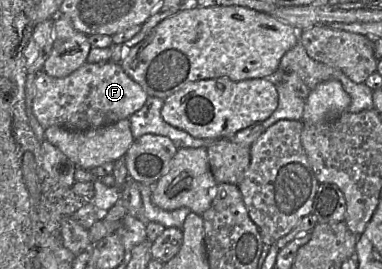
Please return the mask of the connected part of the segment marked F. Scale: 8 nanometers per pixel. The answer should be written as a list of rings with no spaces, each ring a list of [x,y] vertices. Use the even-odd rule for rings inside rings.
[[[86,62],[65,77],[52,77],[43,71],[37,73],[32,110],[44,130],[59,126],[71,131],[86,131],[129,119],[144,106],[148,97],[120,63]]]

